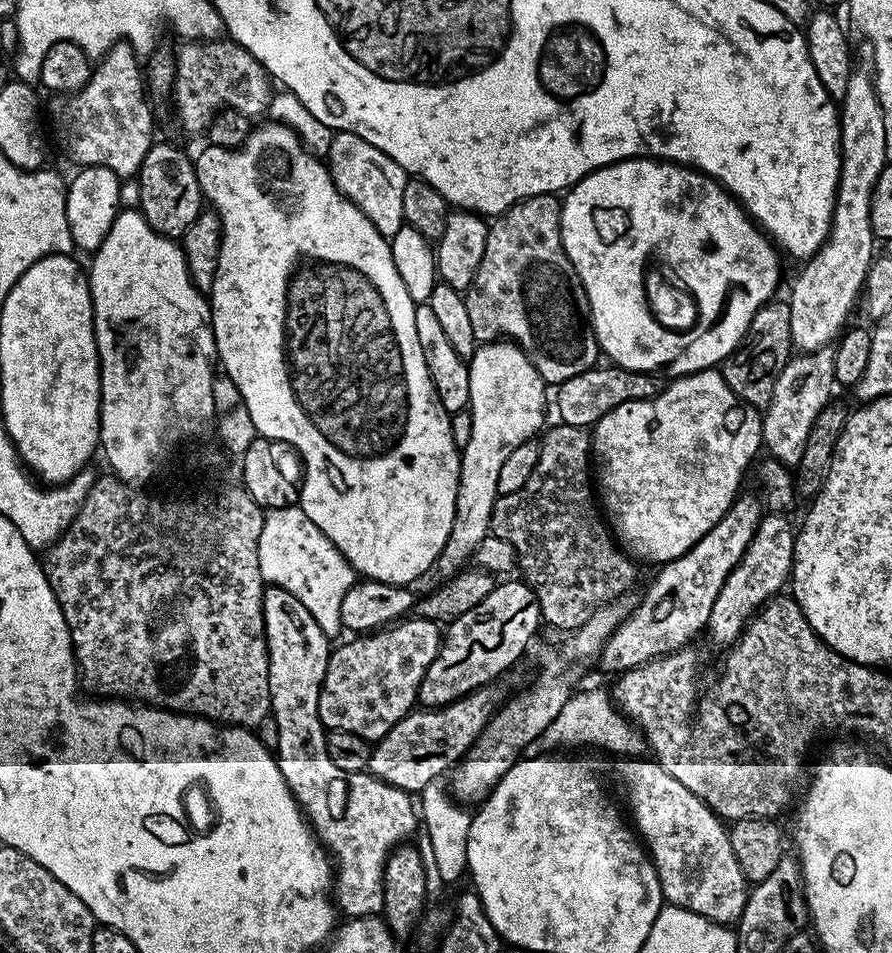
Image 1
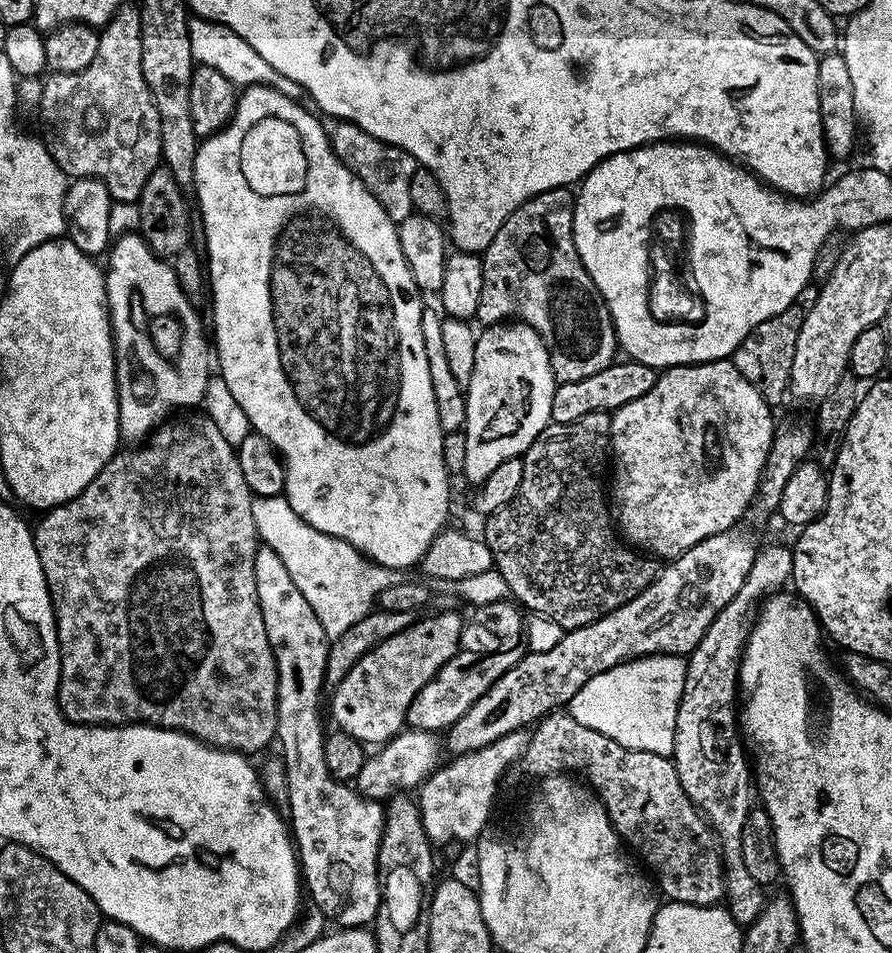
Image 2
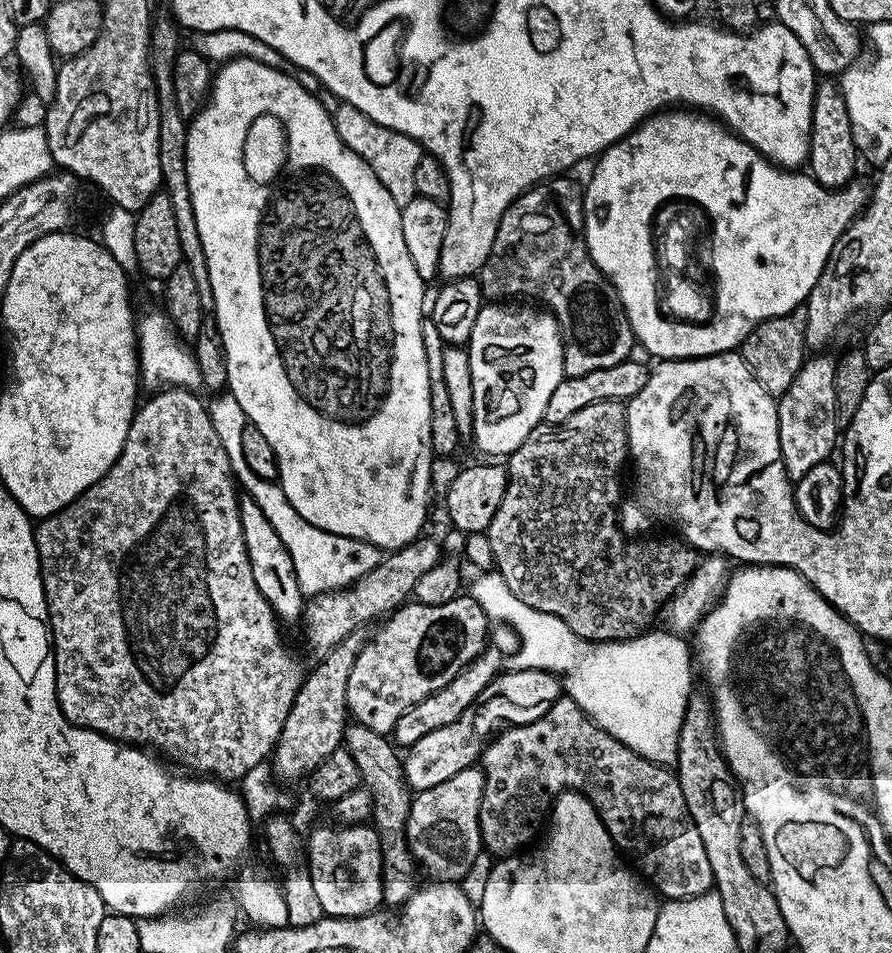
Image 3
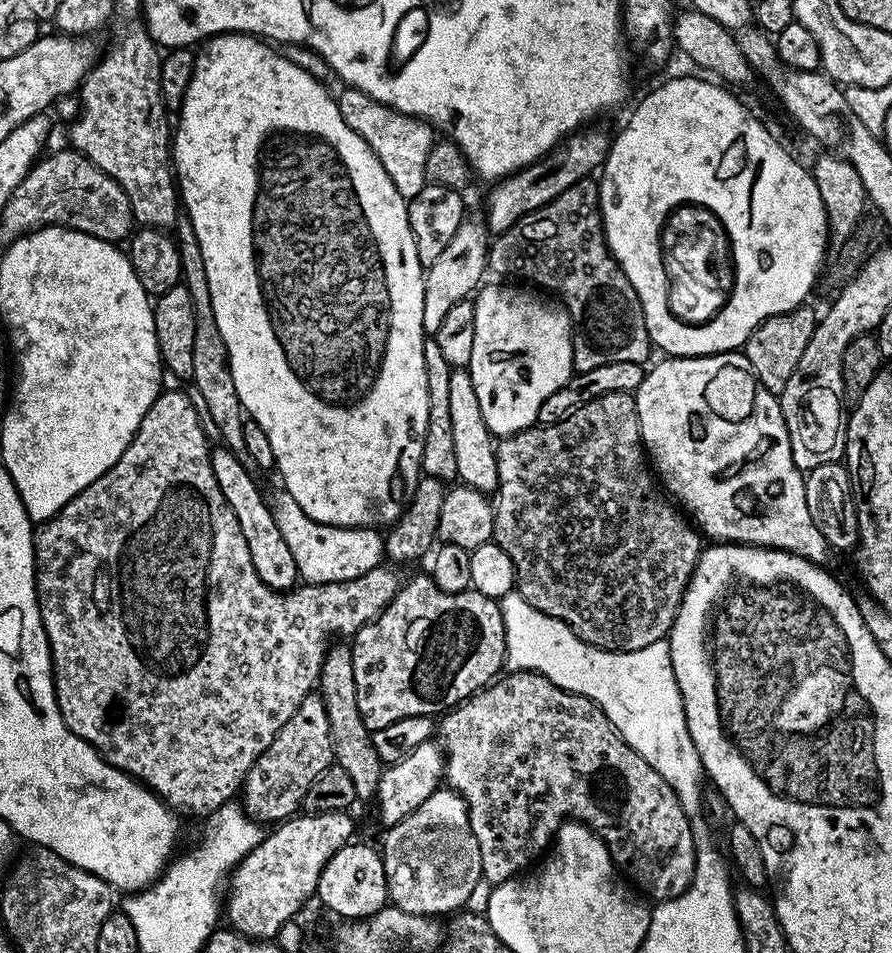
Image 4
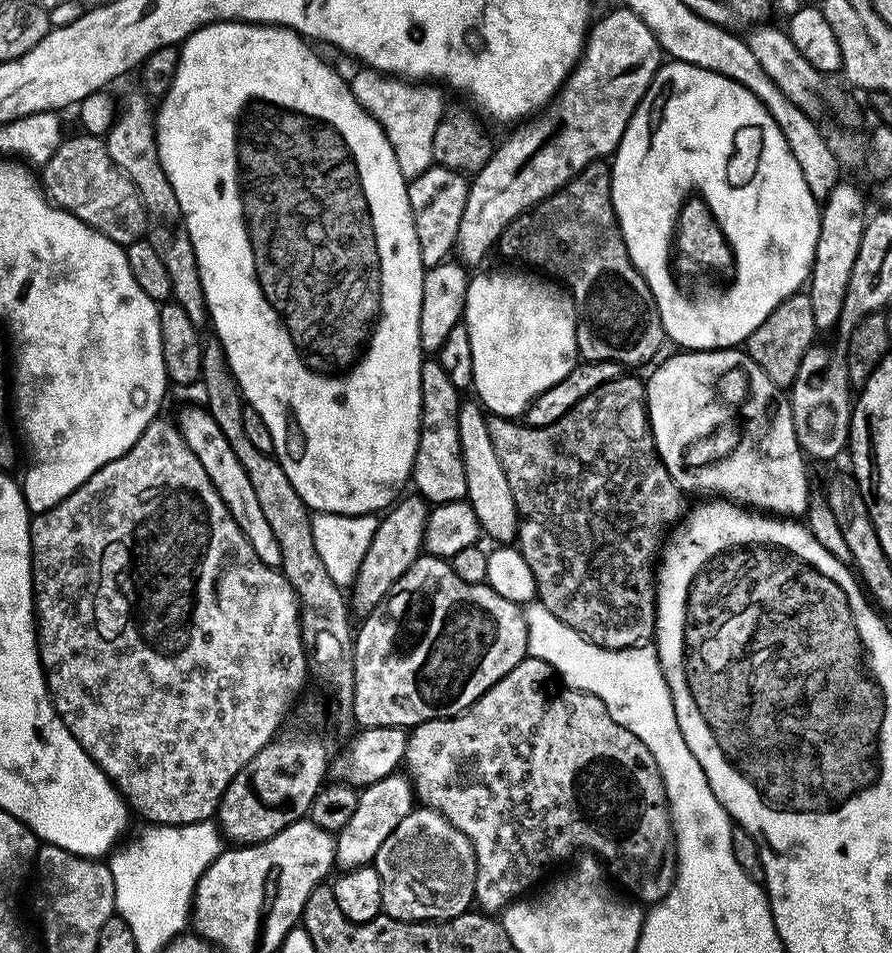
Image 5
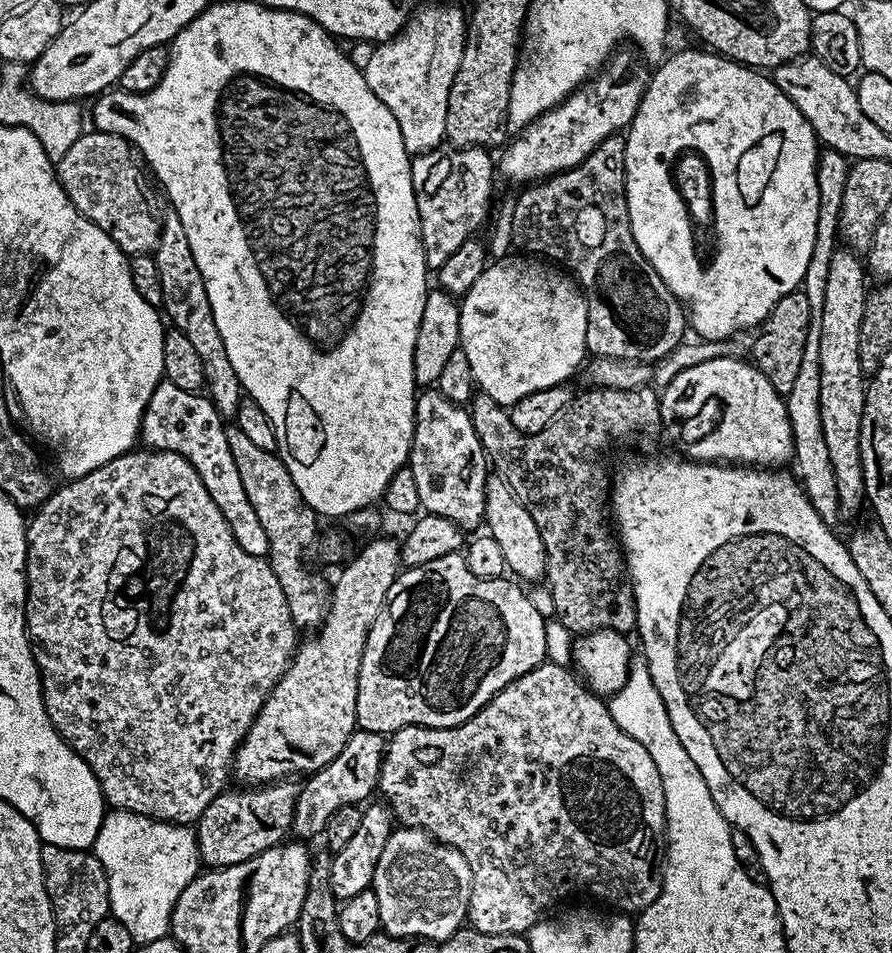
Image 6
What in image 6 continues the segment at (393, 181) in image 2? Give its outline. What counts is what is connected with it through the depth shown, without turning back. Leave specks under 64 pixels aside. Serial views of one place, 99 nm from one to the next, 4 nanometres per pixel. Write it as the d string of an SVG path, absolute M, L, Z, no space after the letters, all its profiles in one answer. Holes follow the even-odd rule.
M424 4L413 11L408 21L404 23L400 33L393 36L391 40L383 41L368 56L368 61L363 61L362 71L366 78L366 86L370 86L370 90L374 90L374 94L383 102L390 110L390 114L394 114L394 118L398 122L398 130L402 130L402 142L406 146L406 150L410 154L419 154L429 152L431 148L441 147L445 143L446 137L446 102L450 98L450 82L454 82L454 74L458 74L458 62L462 62L462 54L464 53L464 42L466 39L466 12L460 8L455 8L452 4Z

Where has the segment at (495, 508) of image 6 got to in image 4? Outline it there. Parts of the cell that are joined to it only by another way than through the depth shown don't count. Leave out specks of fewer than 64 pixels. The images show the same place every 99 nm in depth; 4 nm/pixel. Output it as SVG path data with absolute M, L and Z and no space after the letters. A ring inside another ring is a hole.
M453 369L450 376L449 397L457 479L463 487L473 488L485 494L495 493L500 486L496 465L497 441L486 426L486 418L482 418L482 406L478 403L478 394L474 391L474 378L469 375L467 369Z

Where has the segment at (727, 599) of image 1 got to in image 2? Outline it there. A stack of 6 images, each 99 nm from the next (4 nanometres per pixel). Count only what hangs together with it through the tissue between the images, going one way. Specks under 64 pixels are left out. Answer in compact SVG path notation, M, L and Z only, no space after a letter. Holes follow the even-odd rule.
M787 543L772 544L769 548L761 547L757 551L754 566L750 566L750 574L746 574L746 582L742 582L742 590L738 590L738 594L734 594L732 601L718 614L718 618L710 622L702 642L698 642L696 649L687 653L686 682L674 726L674 750L670 757L672 765L676 767L678 782L682 782L682 790L686 790L686 798L690 798L692 805L700 811L700 815L708 821L709 828L716 835L716 843L720 846L720 858L724 862L724 900L729 914L741 926L752 924L754 918L762 914L766 893L746 871L746 862L742 862L742 826L746 826L746 814L750 814L754 807L754 776L750 771L749 757L748 760L744 757L745 745L738 731L740 656L744 652L744 642L748 638L748 629L754 623L754 613L758 605L769 594L783 589L789 583L791 575L792 550Z

